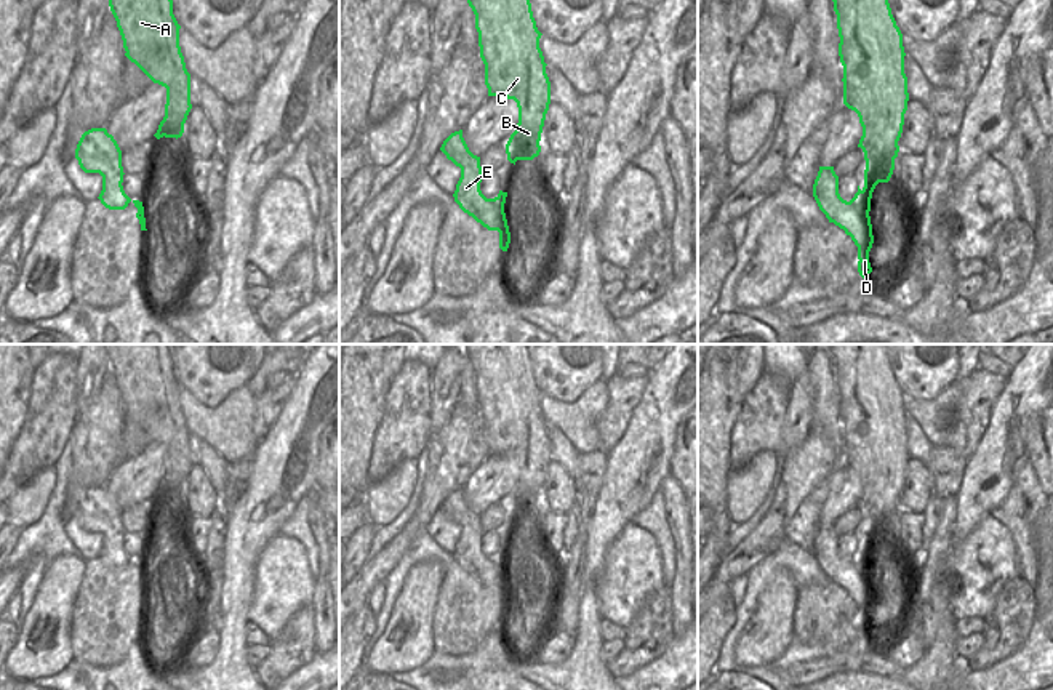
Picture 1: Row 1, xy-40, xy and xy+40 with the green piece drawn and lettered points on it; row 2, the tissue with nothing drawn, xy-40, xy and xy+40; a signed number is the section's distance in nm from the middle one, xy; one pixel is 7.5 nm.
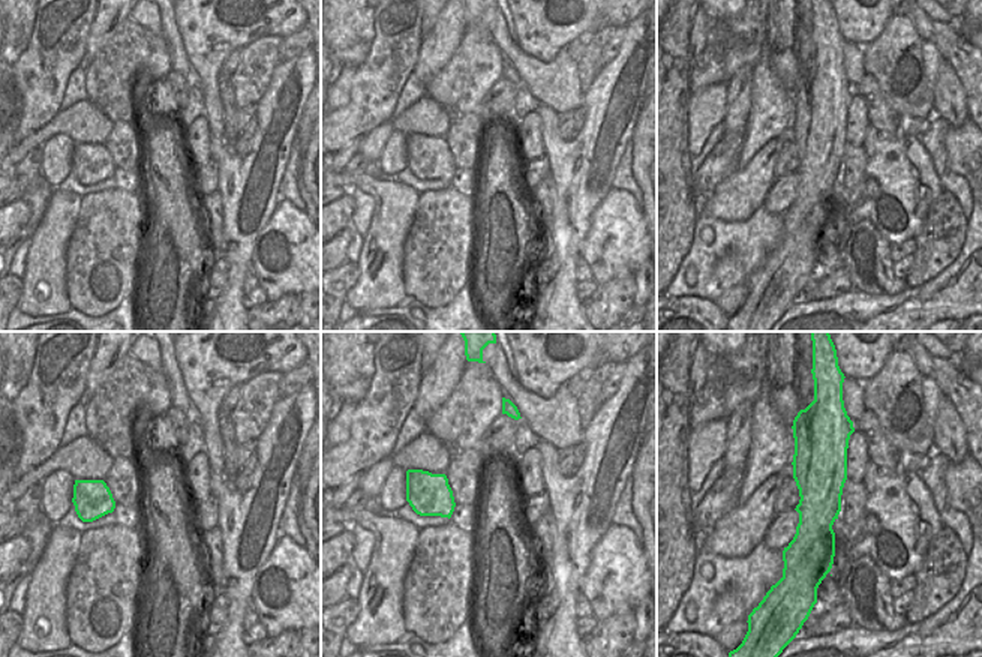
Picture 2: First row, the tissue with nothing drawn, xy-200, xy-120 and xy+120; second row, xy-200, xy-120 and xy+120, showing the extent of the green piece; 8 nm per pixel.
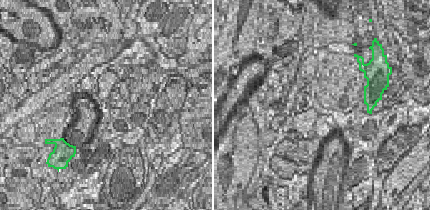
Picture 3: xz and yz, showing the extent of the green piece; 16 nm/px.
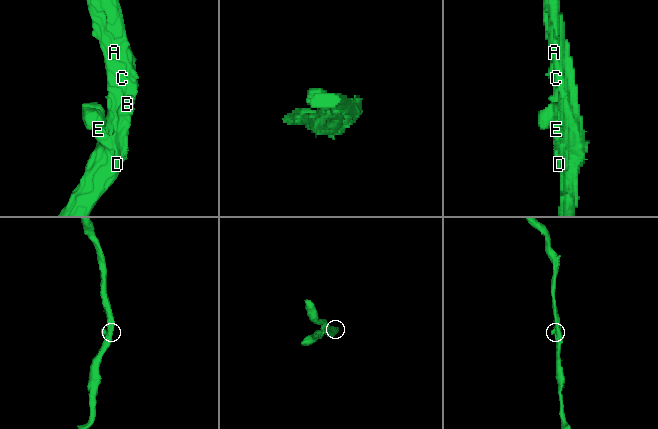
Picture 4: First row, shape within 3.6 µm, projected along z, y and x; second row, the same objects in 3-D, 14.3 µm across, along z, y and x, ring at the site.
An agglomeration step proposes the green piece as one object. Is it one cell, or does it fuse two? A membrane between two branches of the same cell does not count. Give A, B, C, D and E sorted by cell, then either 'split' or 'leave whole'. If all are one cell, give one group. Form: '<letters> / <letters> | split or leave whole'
A B C D E | leave whole

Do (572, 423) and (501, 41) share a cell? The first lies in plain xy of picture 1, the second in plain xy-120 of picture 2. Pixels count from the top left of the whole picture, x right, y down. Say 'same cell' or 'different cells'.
same cell

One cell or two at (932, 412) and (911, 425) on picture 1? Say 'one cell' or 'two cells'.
two cells

